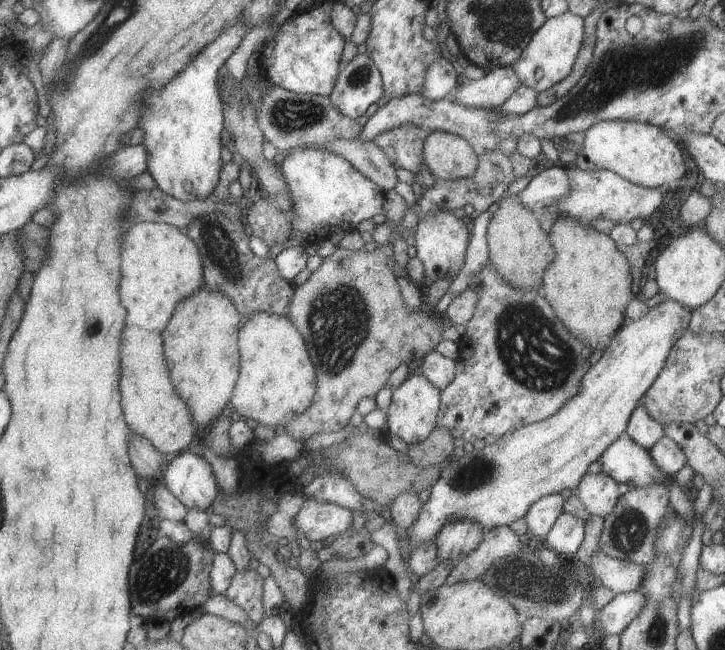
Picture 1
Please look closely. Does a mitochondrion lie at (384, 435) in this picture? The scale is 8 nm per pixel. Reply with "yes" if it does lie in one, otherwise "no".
no

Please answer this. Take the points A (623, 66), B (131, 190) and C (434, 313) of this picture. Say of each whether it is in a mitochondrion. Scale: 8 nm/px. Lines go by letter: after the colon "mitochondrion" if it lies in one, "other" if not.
A: mitochondrion
B: other
C: other

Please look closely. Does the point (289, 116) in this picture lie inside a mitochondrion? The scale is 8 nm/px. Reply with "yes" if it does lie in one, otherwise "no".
yes

